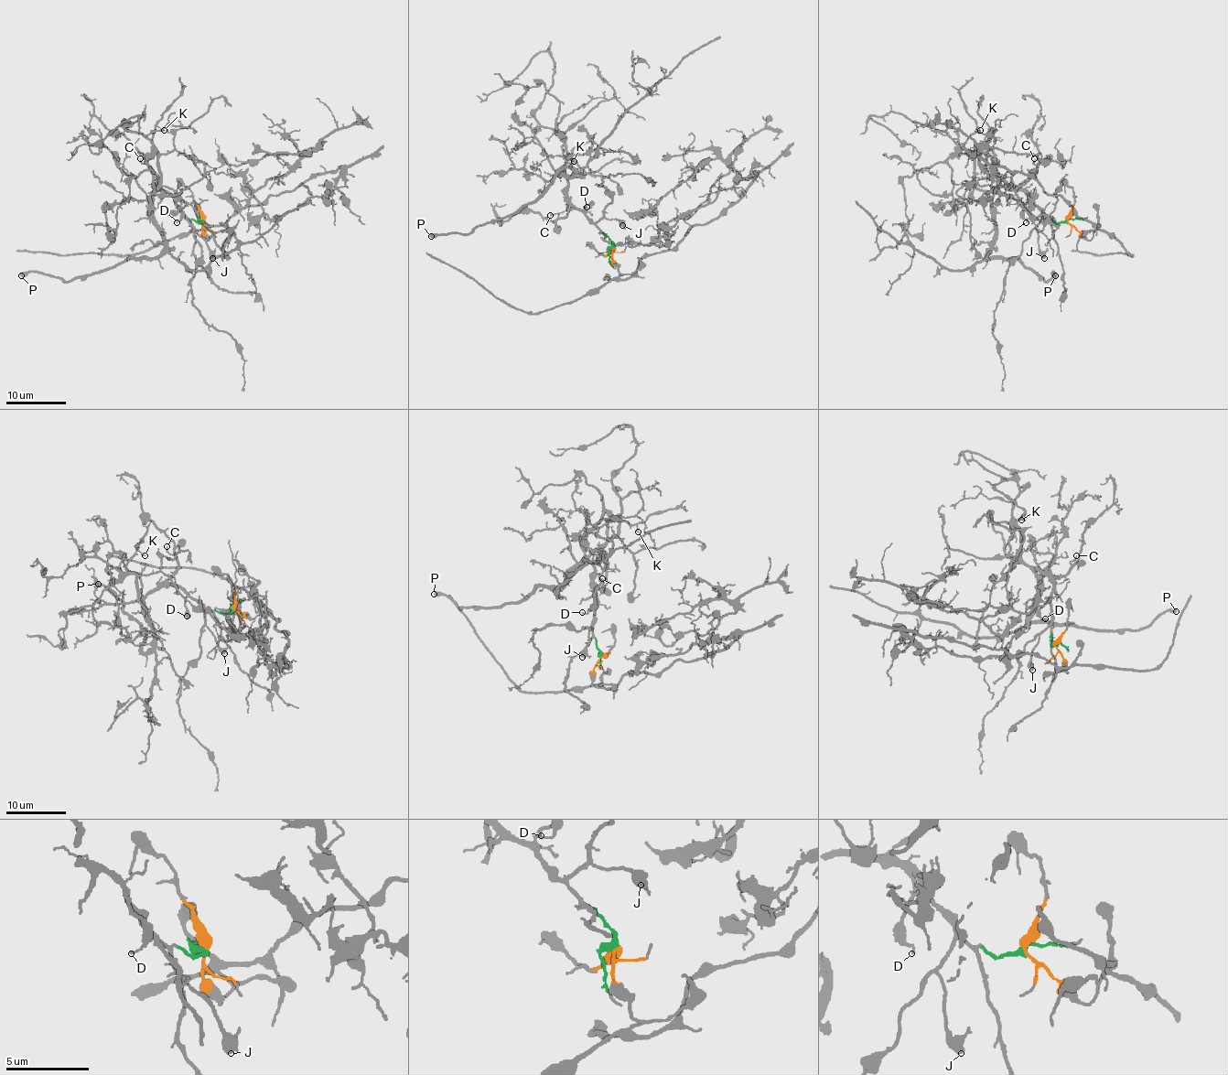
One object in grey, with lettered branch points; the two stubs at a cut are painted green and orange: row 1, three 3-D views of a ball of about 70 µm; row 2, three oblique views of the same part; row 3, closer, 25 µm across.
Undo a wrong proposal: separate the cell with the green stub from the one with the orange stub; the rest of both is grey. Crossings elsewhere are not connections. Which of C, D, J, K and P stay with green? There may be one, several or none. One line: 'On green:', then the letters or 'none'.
On green: C, D, J, K, P

